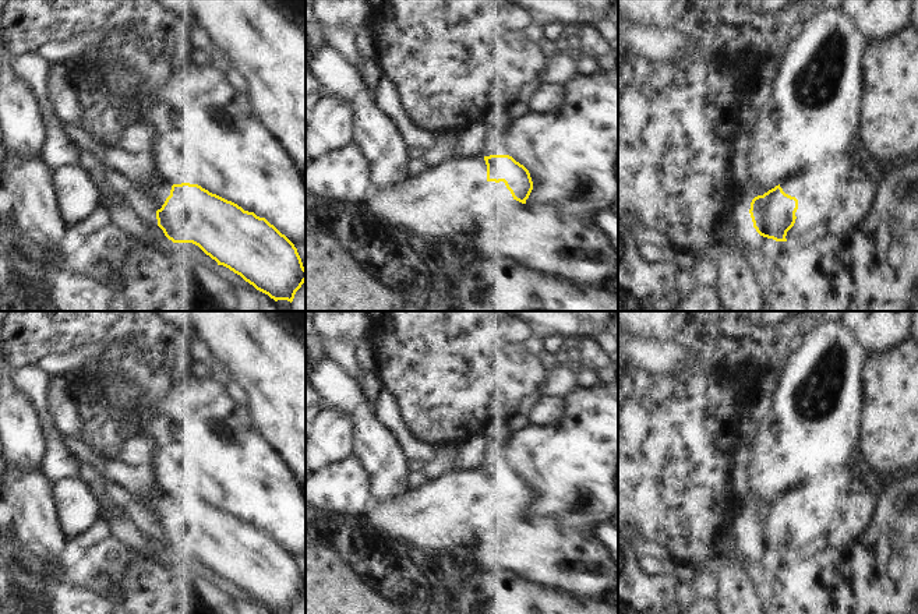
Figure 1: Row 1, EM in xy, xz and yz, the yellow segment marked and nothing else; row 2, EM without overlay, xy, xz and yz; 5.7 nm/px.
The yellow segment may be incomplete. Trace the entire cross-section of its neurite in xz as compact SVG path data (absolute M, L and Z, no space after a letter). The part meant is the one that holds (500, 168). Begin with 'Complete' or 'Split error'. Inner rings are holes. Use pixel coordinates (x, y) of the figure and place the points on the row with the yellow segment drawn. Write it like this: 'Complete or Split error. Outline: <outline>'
Split error. Outline: M470 147L459 159L407 176L388 190L371 190L361 207L384 225L458 251L460 237L481 233L488 222L491 212L480 202L487 181L504 181L522 204L533 190L529 170L512 156L483 156Z

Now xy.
Split error. Outline: M153 173L144 190L169 240L198 246L275 301L293 301L306 268L294 244L265 218L198 184L172 186Z

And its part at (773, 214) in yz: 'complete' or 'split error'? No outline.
split error

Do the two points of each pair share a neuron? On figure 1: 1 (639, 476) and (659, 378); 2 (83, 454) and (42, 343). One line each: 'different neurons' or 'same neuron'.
1: same neuron
2: different neurons

